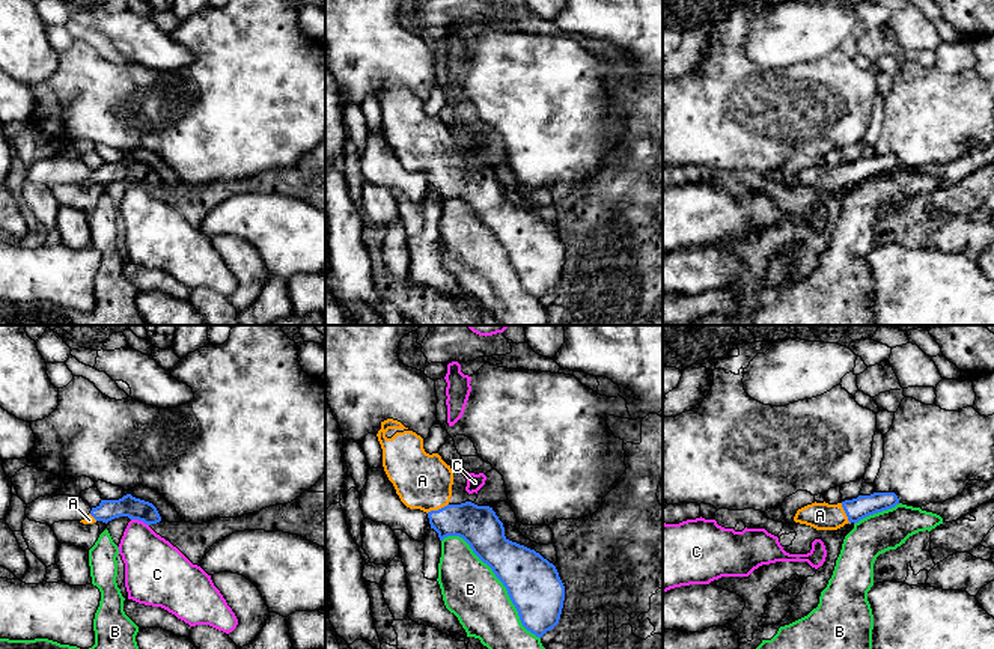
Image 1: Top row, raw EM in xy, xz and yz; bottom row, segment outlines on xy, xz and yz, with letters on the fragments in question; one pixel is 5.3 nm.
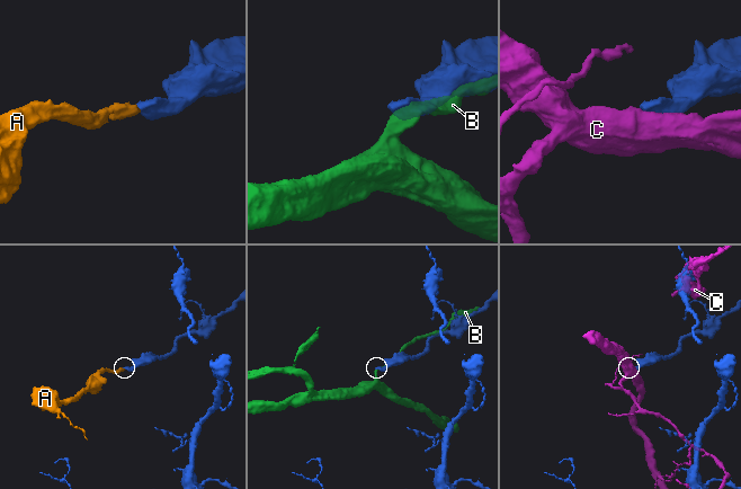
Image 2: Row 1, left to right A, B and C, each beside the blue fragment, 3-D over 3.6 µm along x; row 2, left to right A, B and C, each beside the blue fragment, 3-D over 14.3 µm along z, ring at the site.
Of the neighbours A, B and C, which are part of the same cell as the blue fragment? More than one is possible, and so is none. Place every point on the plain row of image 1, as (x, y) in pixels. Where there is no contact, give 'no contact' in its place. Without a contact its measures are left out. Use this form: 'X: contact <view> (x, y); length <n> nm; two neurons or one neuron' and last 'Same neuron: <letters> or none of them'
A: contact xz (439, 172); length 130 nm; one neuron
B: contact xz (500, 243); length 750 nm; two neurons
C: contact xy (140, 182); length 100 nm; two neurons
Same neuron: A

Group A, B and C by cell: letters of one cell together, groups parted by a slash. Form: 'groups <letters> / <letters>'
groups A / B / C

